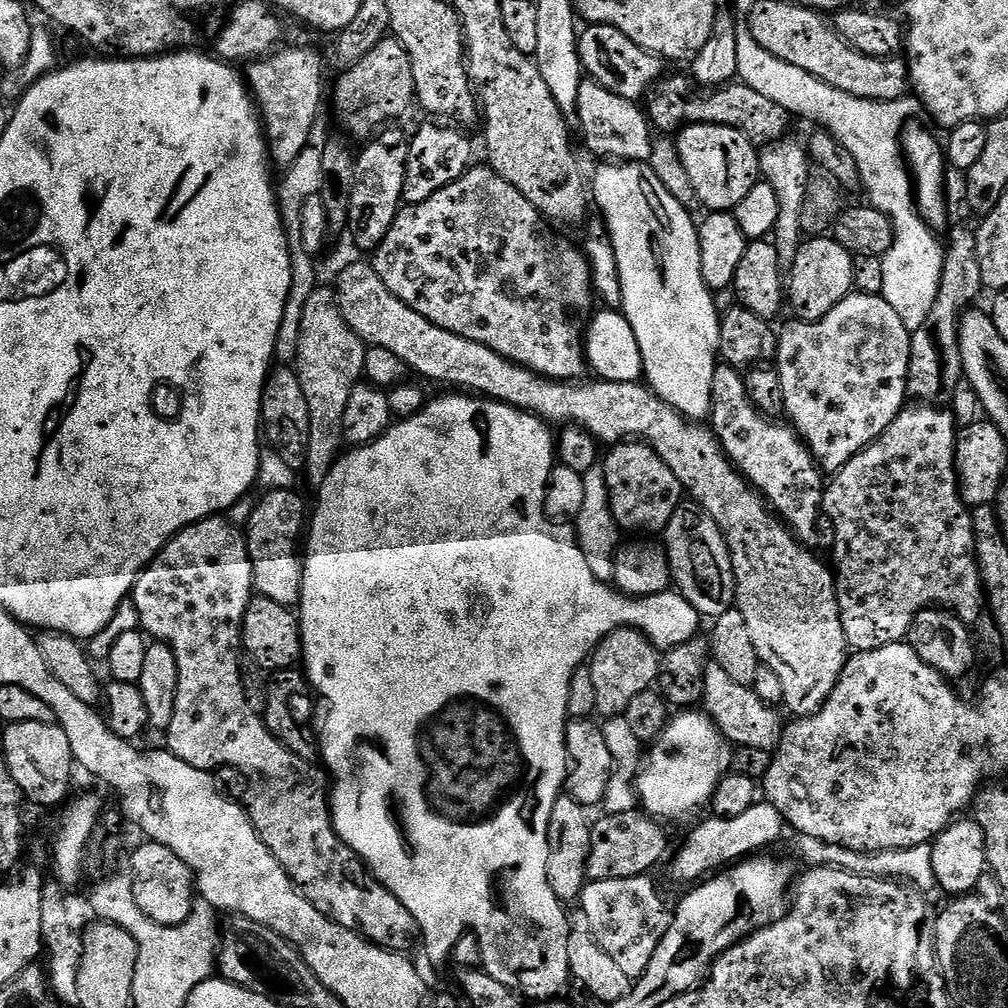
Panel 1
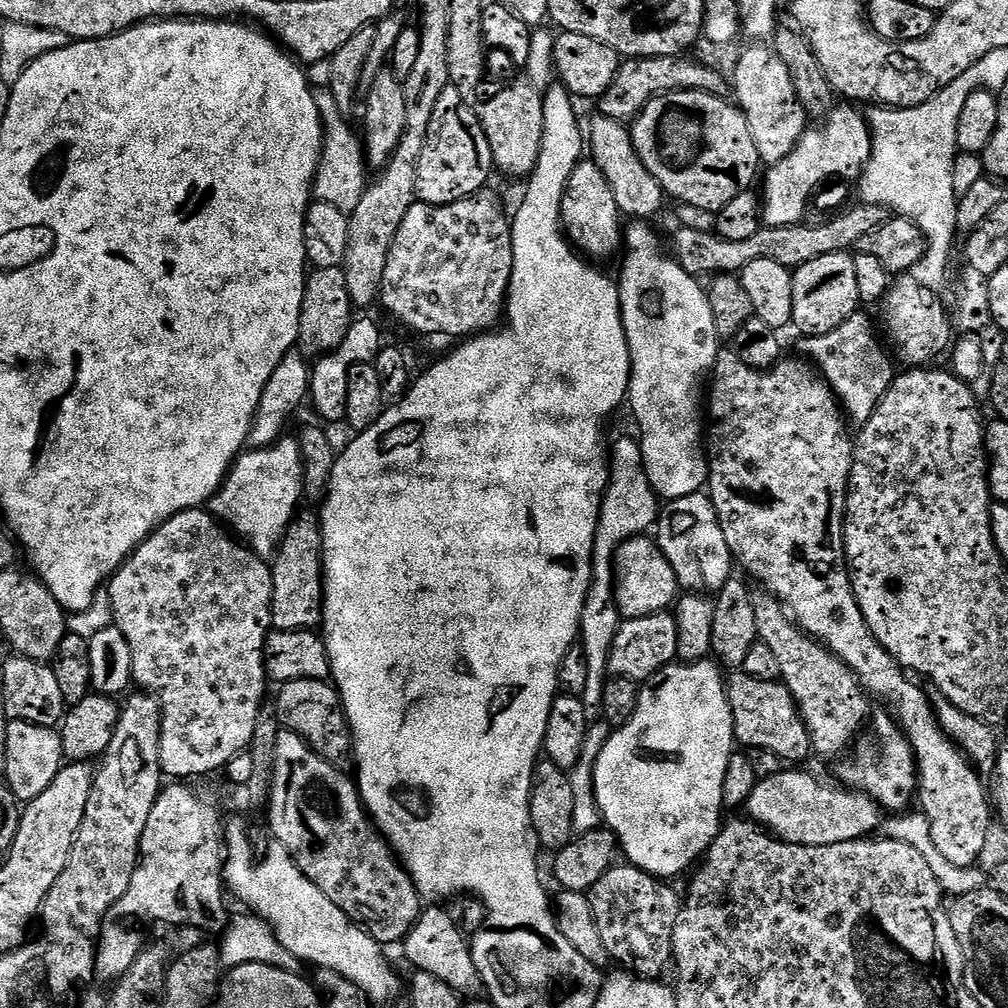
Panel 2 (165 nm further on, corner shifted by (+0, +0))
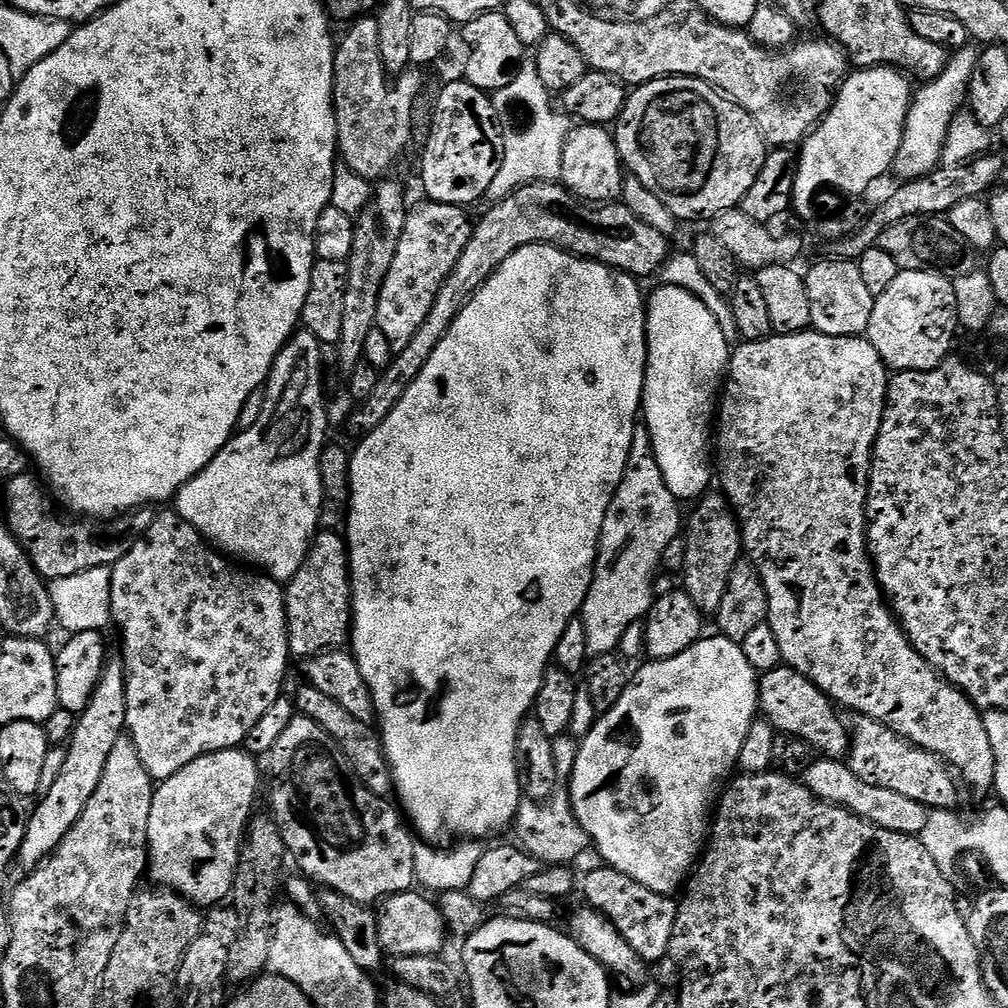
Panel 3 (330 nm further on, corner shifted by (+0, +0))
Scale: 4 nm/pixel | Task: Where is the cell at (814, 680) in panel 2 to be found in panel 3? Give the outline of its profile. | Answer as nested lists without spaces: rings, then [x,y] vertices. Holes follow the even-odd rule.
[[[856,714],[851,719],[846,763],[850,770],[854,770],[854,774],[858,774],[858,778],[862,778],[862,782],[870,782],[870,786],[882,786],[882,790],[894,790],[906,798],[914,798],[914,802],[929,810],[957,807],[961,785],[958,783],[957,773],[941,756],[911,744],[874,718]]]

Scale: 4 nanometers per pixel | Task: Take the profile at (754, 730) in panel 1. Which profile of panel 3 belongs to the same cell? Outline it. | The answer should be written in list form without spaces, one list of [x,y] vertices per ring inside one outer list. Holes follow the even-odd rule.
[[[781,666],[759,677],[759,711],[763,719],[774,725],[777,733],[802,738],[812,747],[813,753],[826,760],[844,760],[850,747],[850,728],[839,716],[837,705],[810,678],[798,674],[798,670]]]

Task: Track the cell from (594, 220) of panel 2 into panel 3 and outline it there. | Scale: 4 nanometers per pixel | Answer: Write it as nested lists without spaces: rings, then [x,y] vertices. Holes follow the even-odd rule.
[[[580,124],[573,127],[566,138],[562,154],[560,180],[564,187],[571,190],[579,200],[586,200],[590,204],[607,204],[621,199],[625,179],[626,169],[612,132],[602,124]]]

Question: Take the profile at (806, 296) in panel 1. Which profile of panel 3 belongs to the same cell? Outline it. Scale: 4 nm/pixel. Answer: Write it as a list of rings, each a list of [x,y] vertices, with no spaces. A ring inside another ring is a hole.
[[[843,258],[824,260],[804,276],[810,298],[812,328],[827,336],[864,336],[870,321],[873,296],[855,262]]]

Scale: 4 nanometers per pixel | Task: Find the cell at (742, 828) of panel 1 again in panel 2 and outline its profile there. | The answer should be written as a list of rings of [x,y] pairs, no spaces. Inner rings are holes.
[[[781,770],[774,778],[757,780],[754,794],[746,805],[747,819],[760,825],[778,840],[802,846],[834,846],[851,840],[871,837],[881,827],[882,809],[876,801],[845,788],[839,783],[827,784],[808,772]]]

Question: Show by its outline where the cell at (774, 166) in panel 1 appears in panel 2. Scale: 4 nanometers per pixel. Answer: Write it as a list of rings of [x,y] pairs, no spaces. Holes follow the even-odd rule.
[[[756,42],[736,60],[736,69],[730,72],[730,84],[736,88],[735,103],[744,113],[754,138],[754,147],[760,155],[761,165],[771,166],[782,162],[798,146],[810,124],[810,117],[804,113],[802,102],[794,90],[794,82],[787,72],[782,58],[778,58],[771,47]]]

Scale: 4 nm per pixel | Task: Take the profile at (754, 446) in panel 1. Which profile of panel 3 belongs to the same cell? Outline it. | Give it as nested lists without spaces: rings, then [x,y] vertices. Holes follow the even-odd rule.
[[[815,330],[767,336],[765,340],[749,340],[735,345],[728,361],[726,379],[722,385],[722,395],[718,400],[718,419],[714,424],[714,444],[720,447],[720,468],[718,464],[718,484],[722,494],[732,505],[732,511],[740,522],[740,542],[747,559],[752,561],[762,578],[762,586],[768,595],[768,619],[766,623],[778,638],[778,647],[787,667],[798,670],[814,686],[818,686],[841,709],[849,708],[849,713],[869,716],[894,730],[911,744],[922,750],[933,752],[947,762],[958,773],[965,785],[969,784],[976,792],[993,791],[994,750],[990,747],[990,734],[986,734],[981,709],[972,705],[972,700],[961,690],[945,680],[936,669],[914,650],[914,646],[904,633],[904,628],[896,618],[896,613],[886,603],[884,591],[876,580],[876,569],[868,554],[868,475],[872,469],[872,451],[882,426],[882,414],[888,397],[890,369],[884,364],[877,350],[864,336],[827,336]]]

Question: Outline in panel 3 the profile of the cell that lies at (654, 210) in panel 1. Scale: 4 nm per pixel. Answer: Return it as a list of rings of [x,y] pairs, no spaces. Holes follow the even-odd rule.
[[[661,283],[653,290],[652,296],[647,297],[646,311],[646,374],[644,375],[644,403],[642,405],[642,424],[648,429],[650,434],[650,442],[654,446],[654,458],[658,458],[658,466],[662,470],[662,478],[666,478],[666,486],[670,486],[670,492],[676,496],[681,502],[695,502],[705,495],[713,487],[714,484],[714,468],[708,465],[708,444],[714,440],[714,417],[718,412],[718,393],[721,391],[722,385],[726,379],[725,373],[728,370],[728,361],[730,359],[730,341],[726,338],[726,334],[722,334],[722,326],[718,326],[718,318],[714,318],[714,314],[710,314],[710,310],[706,310],[703,302],[694,294],[690,294],[686,290],[682,290],[678,286],[666,286]]]

